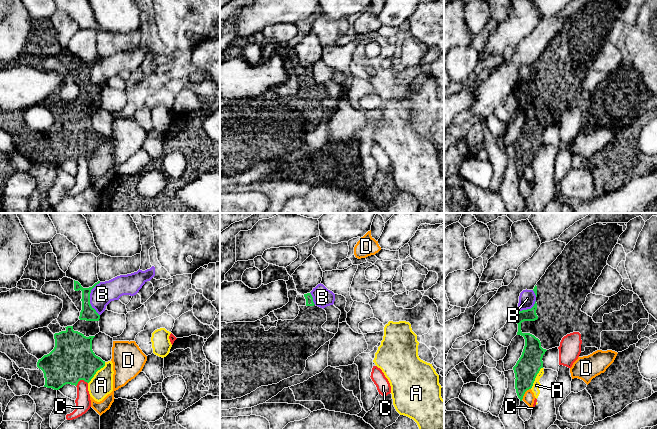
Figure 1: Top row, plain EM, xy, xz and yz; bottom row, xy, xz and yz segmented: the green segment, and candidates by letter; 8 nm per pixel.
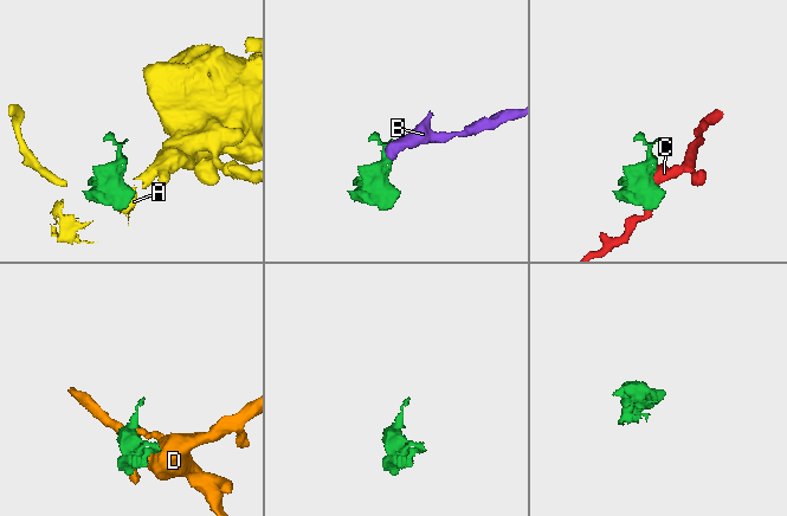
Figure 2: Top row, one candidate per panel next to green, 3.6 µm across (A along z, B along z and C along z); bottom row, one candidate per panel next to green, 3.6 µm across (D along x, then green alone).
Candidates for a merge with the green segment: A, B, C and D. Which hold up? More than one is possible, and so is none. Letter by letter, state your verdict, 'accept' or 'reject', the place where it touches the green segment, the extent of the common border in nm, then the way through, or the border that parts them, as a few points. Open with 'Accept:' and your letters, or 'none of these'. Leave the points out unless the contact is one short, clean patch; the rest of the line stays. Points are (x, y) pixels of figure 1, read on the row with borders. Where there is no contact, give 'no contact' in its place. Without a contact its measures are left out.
Accept: none of these
A: reject | xy (96, 371) | 220 nm | along xy (105, 362), (88, 383)
B: reject | xy (89, 298) | 280 nm | along xy (100, 282), (90, 293), (90, 305), (99, 315)
C: reject | xy (80, 379) | 100 nm
D: reject | yz (524, 393) | 120 nm | along yz (530, 388), (521, 399)

